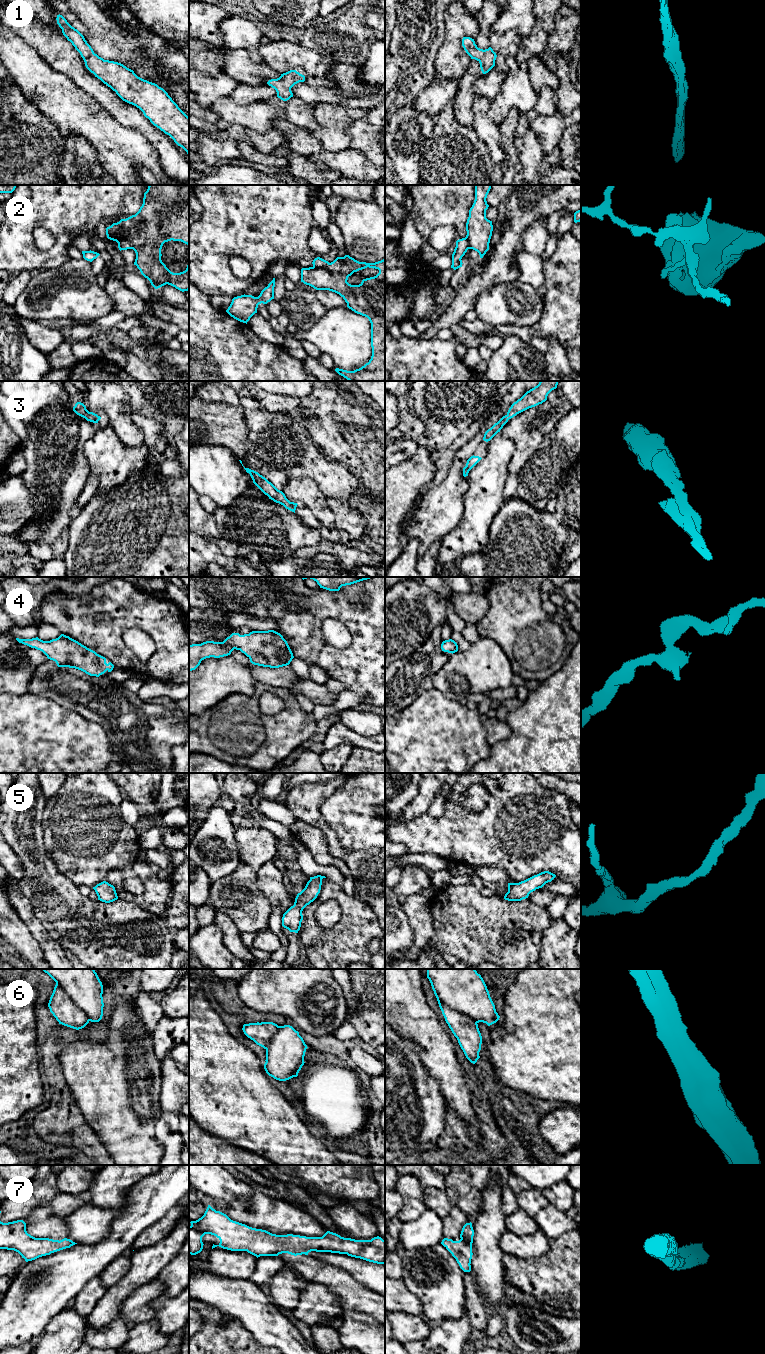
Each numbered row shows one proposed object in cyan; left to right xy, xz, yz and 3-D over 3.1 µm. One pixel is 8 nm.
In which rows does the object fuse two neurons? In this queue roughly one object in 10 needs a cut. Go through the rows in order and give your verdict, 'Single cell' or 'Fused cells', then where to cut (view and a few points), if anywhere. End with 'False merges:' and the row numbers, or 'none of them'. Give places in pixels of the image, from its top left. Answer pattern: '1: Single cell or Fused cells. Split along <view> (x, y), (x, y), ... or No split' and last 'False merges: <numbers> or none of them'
1: Single cell. No split
2: Fused cells. Split along xy (117, 242), (127, 239), (132, 247)
3: Single cell. No split
4: Single cell. No split
5: Single cell. No split
6: Fused cells. Split along yz (437, 998), (451, 1008), (465, 1014), (476, 1023)
7: Single cell. No split
False merges: 2, 6

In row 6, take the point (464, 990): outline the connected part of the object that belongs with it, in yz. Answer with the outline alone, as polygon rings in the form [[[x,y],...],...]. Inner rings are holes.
[[[426,969],[436,998],[451,1009],[466,1015],[476,1023],[483,1022],[488,1026],[496,1023],[500,1016],[490,997],[487,986],[475,969]]]

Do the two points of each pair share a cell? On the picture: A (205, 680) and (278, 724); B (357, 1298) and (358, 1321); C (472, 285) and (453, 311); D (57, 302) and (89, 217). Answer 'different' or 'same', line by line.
A: different
B: different
C: same
D: different

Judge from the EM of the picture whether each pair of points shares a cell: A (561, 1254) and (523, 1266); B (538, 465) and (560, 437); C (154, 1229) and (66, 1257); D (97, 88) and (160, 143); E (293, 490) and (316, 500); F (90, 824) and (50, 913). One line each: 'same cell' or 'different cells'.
A: same cell
B: same cell
C: different cells
D: same cell
E: same cell
F: different cells

